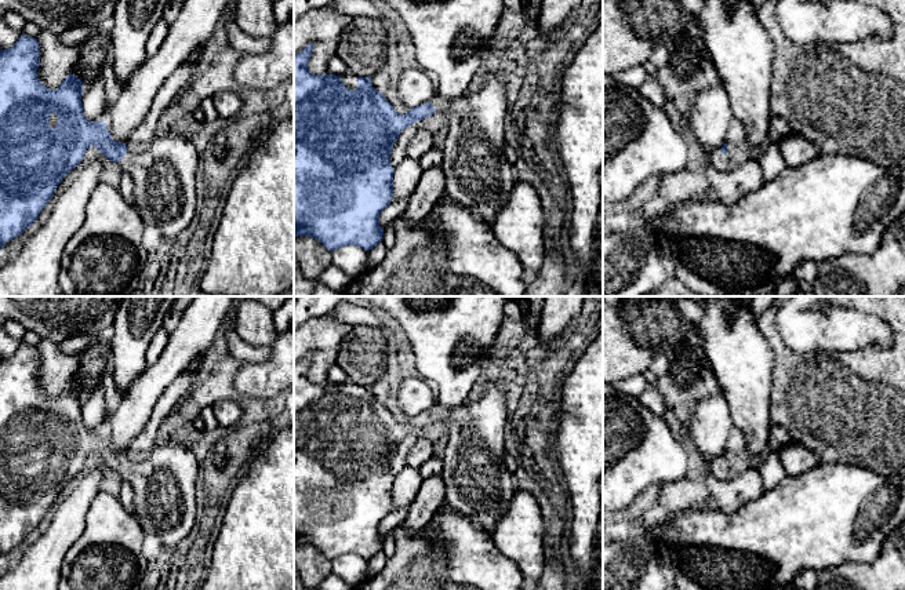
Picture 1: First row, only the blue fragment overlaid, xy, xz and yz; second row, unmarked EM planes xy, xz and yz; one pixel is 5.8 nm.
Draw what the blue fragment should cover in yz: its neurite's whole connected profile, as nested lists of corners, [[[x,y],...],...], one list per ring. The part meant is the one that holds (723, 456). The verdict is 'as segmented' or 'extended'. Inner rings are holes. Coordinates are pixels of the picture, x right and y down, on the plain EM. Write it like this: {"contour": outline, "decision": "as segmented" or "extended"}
{"contour": [[[724,452],[719,460],[715,460],[710,465],[710,471],[713,474],[715,482],[716,481],[724,481],[728,477],[728,465],[726,460],[728,452]]], "decision": "extended"}

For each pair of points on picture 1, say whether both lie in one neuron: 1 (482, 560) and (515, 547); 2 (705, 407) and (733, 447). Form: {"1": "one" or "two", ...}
{"1": "two", "2": "two"}

